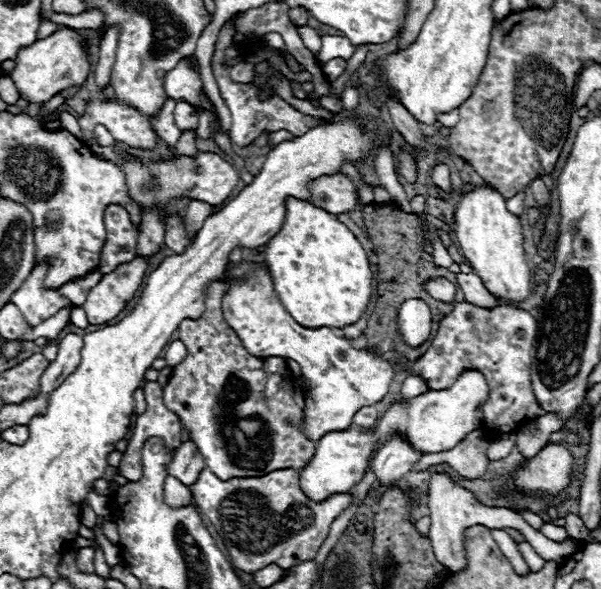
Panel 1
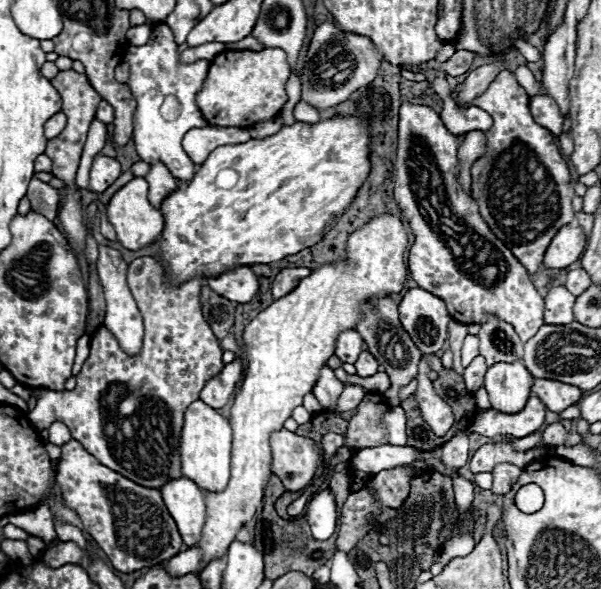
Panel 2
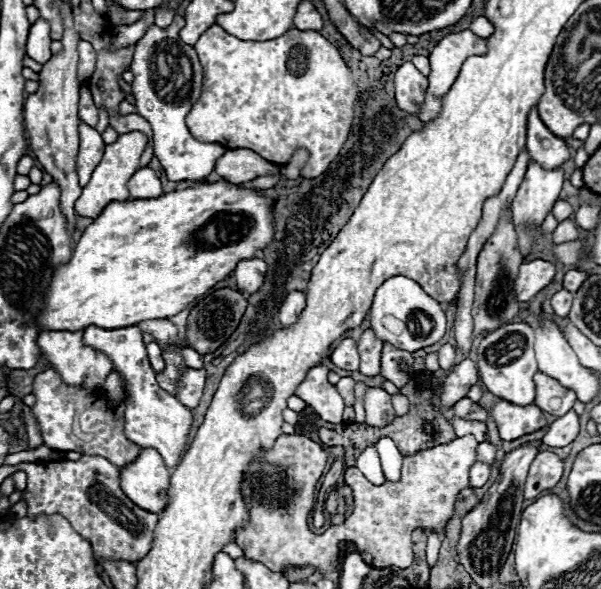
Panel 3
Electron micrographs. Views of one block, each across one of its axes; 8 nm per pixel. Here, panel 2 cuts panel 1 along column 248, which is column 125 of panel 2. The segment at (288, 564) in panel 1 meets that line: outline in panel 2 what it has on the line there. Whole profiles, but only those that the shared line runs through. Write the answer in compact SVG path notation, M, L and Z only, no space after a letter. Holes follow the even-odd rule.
M70 440L62 446L56 482L60 484L66 506L78 512L84 528L92 534L116 570L134 572L156 566L180 552L182 538L162 502L160 490L134 484L122 474L102 466L80 446L80 442Z

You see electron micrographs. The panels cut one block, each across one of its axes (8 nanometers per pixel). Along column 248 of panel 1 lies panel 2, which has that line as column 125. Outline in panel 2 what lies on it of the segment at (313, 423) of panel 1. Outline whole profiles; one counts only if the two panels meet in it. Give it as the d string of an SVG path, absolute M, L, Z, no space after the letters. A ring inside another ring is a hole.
M100 246L100 256L98 256L98 276L104 288L104 300L106 300L106 318L104 318L104 326L114 334L114 338L118 340L120 348L134 356L142 350L142 338L144 338L144 326L142 326L142 316L136 308L136 302L128 290L126 284L126 270L128 270L128 262L122 260L122 254L118 250L112 250L108 246Z

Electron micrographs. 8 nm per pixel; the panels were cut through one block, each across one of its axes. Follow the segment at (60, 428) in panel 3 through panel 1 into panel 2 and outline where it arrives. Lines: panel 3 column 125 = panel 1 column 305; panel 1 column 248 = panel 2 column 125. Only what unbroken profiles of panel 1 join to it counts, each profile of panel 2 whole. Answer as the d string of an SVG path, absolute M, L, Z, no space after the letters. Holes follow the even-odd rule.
M136 258L130 262L128 268L128 286L138 302L138 308L144 316L144 344L138 356L128 356L120 350L118 342L106 328L98 328L98 332L90 340L90 356L84 362L80 374L76 376L74 390L42 390L40 400L34 410L28 412L28 420L40 432L50 428L54 420L64 422L70 428L74 440L78 440L100 464L108 466L114 472L120 472L128 480L148 486L148 488L162 488L172 478L182 478L180 472L180 456L178 456L178 432L182 430L182 416L188 404L198 400L198 392L202 384L216 376L222 364L222 348L218 338L212 334L210 326L202 318L198 294L202 288L200 278L192 278L180 288L166 286L162 264L152 258Z

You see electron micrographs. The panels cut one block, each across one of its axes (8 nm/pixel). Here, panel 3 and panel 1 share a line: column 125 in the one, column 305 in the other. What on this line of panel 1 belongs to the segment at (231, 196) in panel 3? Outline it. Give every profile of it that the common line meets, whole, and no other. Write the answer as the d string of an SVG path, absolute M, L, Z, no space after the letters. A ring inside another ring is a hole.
M298 198L286 200L286 218L280 232L266 244L266 266L272 274L274 288L290 316L306 328L344 328L362 318L372 294L372 270L364 248L356 236L338 218L314 204Z

